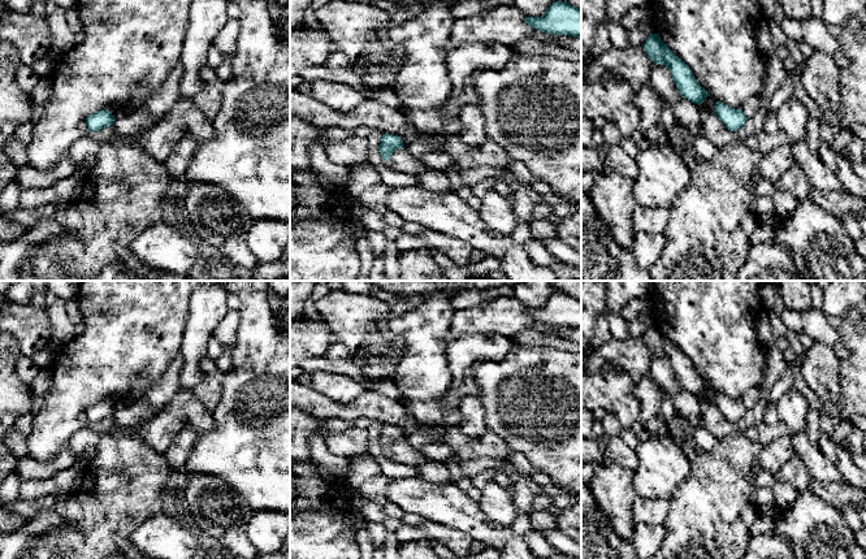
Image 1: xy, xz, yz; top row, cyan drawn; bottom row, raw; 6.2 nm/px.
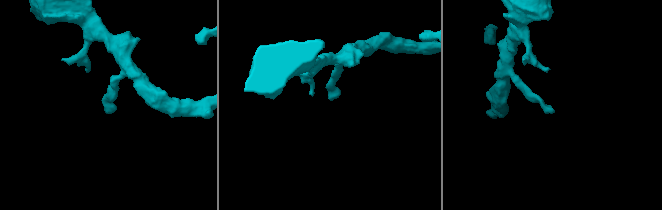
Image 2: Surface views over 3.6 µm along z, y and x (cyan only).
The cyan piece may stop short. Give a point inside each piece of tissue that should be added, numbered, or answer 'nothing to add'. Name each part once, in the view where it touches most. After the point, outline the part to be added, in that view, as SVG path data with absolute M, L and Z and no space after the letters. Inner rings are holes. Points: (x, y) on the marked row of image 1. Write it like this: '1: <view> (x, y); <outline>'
nothing to add

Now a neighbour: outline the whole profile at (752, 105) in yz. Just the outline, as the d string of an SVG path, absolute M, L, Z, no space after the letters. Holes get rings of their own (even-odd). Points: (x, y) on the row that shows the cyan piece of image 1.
M754 95L750 96L742 105L742 112L745 113L745 116L748 118L753 117L757 114L757 112L761 108L761 96L759 95Z

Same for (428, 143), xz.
M425 135L424 138L416 140L415 143L404 147L408 153L411 153L413 157L419 159L426 152L430 151L440 151L443 140L441 138L433 138L430 135Z

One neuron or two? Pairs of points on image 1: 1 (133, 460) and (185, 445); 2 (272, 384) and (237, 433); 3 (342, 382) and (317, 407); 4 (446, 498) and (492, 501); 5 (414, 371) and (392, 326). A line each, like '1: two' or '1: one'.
1: two
2: one
3: two
4: two
5: one

